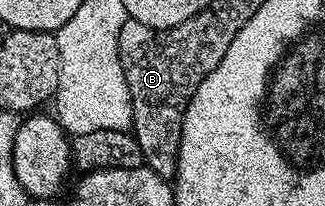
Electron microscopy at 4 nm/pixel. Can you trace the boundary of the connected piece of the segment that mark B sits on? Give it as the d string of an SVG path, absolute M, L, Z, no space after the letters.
M195 16L175 28L153 28L152 26L144 26L144 22L136 22L127 18L124 26L120 26L120 38L118 39L120 66L124 70L124 78L128 82L128 94L132 98L132 110L134 111L132 131L140 142L142 159L145 167L160 174L160 178L169 181L173 181L174 175L178 172L180 138L182 137L186 107L194 97L199 82L218 63L221 63L228 46L232 46L234 41L230 34L196 34L196 30L188 30L188 28L192 28L192 22L196 24Z

